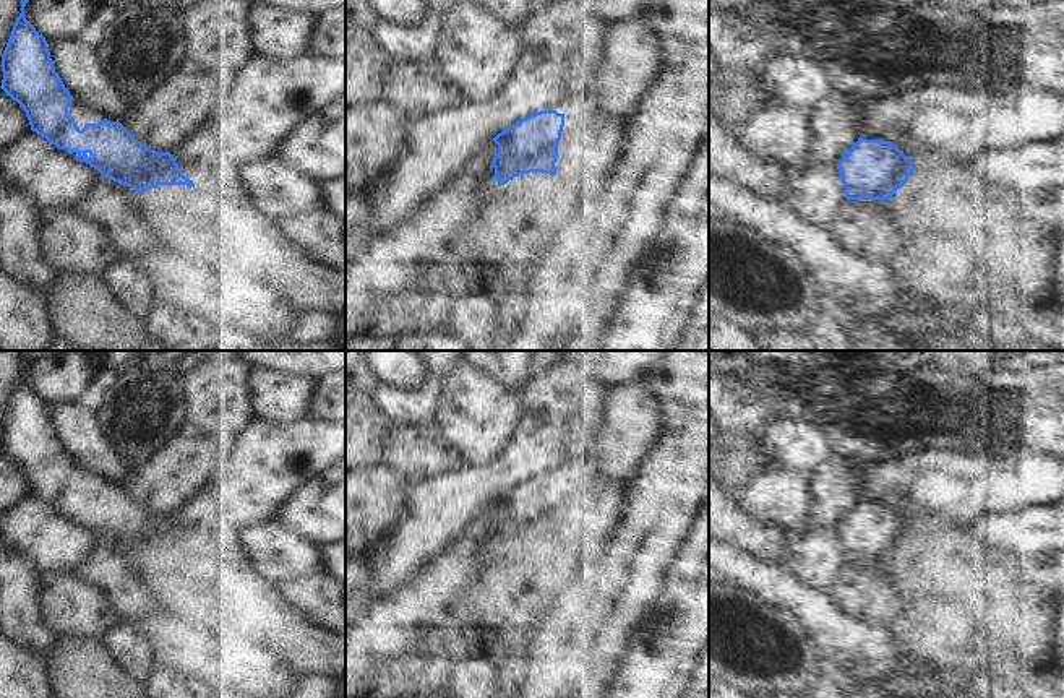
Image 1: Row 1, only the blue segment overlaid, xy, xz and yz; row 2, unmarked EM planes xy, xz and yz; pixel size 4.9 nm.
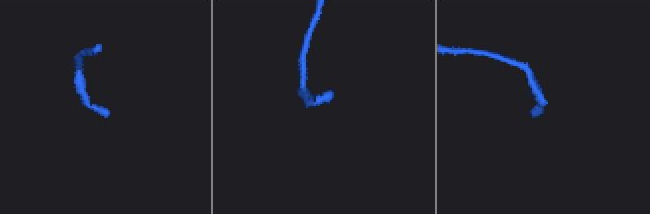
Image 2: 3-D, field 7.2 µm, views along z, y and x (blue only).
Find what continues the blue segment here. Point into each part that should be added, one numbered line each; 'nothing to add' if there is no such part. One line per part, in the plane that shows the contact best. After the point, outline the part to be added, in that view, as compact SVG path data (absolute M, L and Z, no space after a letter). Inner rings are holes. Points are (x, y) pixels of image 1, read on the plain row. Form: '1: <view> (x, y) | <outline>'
1: xz (591, 510) | M564 479L556 539L579 550L603 550L621 524L629 482Z

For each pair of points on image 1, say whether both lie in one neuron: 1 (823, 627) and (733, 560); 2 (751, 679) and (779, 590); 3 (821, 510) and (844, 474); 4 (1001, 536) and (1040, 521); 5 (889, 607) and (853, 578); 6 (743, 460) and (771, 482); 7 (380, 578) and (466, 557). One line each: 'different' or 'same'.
1: same
2: different
3: same
4: same
5: same
6: different
7: different

